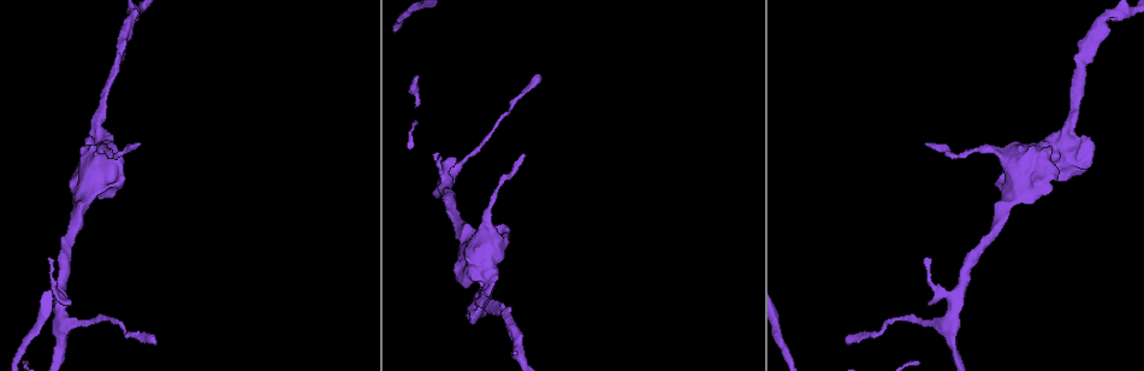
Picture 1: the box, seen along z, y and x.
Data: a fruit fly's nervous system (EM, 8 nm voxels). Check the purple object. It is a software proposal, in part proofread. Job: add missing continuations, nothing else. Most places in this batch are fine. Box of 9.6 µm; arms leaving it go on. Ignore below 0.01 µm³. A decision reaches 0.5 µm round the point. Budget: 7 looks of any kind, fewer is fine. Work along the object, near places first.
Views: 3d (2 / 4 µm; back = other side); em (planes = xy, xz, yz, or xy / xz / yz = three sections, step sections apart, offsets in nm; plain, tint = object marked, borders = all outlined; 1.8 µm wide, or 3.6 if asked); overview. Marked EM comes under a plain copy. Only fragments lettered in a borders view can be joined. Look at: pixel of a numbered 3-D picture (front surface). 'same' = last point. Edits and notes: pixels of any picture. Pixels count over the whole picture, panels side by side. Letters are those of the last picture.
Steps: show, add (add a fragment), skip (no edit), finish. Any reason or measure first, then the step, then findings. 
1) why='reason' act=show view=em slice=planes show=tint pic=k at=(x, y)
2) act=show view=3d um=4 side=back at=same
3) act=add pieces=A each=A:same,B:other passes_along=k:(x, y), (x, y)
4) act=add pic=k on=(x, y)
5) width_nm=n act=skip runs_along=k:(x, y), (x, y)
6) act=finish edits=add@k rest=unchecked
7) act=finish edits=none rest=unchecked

why='end of a long branch' act=show view=em slice=planes show=borders pic=1 at=(850, 345)

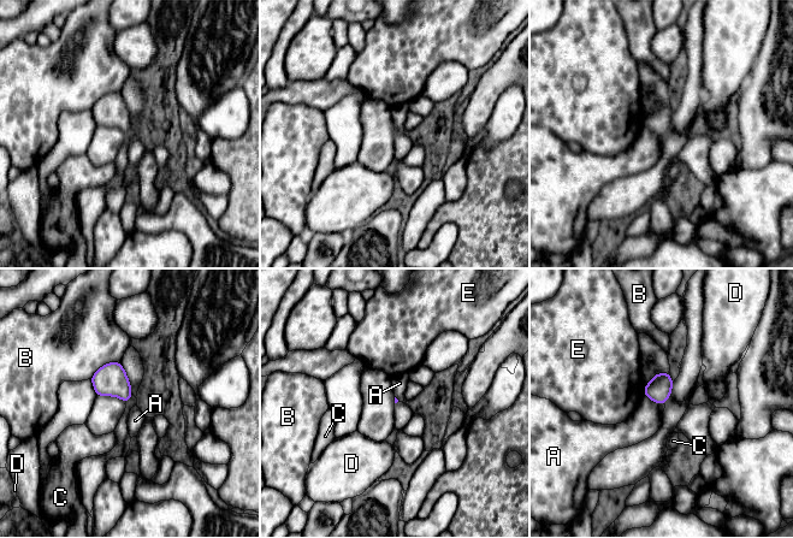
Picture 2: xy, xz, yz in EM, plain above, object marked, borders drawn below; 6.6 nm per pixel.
act=skip each=A:other,B:other,C:other,D:other,E:other border=2:(643, 394), (658, 403) found='none of them fits'

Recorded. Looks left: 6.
why='long arm stops here' act=show view=em um=3.6 slice=planes show=tint pic=1 at=(525, 156)

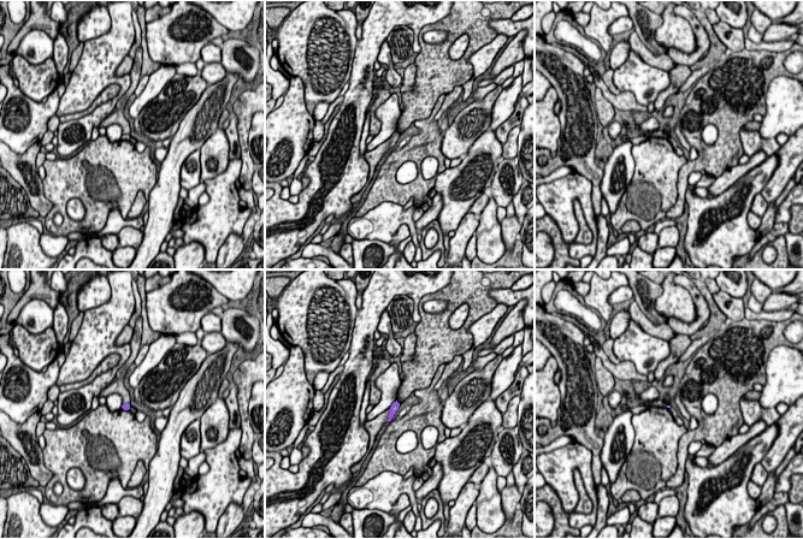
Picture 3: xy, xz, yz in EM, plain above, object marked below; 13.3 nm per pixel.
act=show view=em um=3.6 slice=planes show=borders at=same

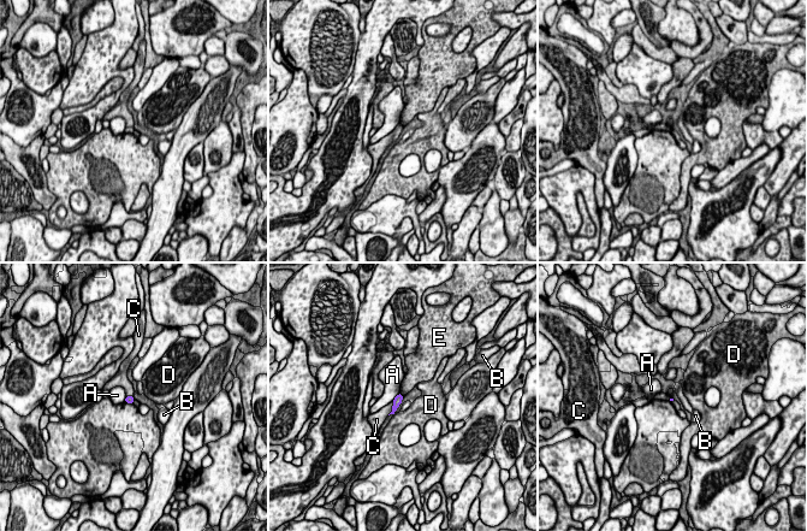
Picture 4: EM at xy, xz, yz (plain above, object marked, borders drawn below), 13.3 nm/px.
longest_contact=C:200nm act=skip each=A:other,B:other,C:other,D:other,E:other border=4:(392, 401), (392, 409), (387, 414) found='none of them fits'

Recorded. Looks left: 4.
why='abrupt turn' act=show view=em slice=yz step=16 show=tint pic=1 at=(64, 317)

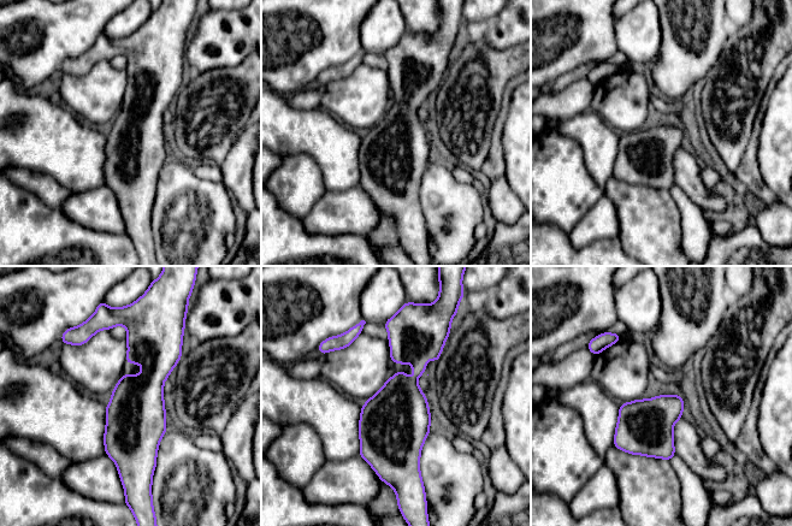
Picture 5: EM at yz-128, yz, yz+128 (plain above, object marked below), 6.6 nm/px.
why='another direction' act=show view=em slice=planes show=borders at=same

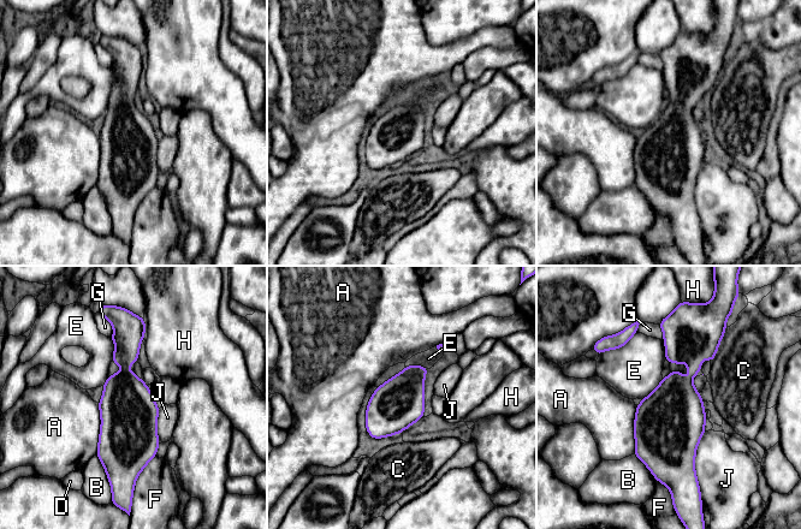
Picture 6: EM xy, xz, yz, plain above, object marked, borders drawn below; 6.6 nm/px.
act=skip each=A:other,B:other,C:other,D:other,E:other,F:other,G:other,H:other,J:other border=6:(636, 332), (623, 345), (605, 351) found='none of them fits'

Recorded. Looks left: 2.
act=finish edits=none rest=unchecked

